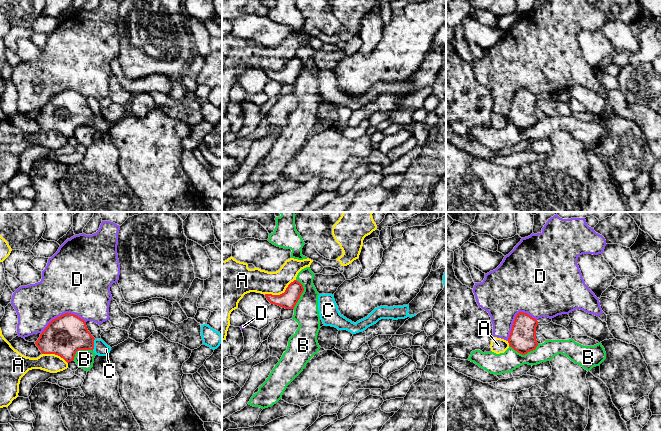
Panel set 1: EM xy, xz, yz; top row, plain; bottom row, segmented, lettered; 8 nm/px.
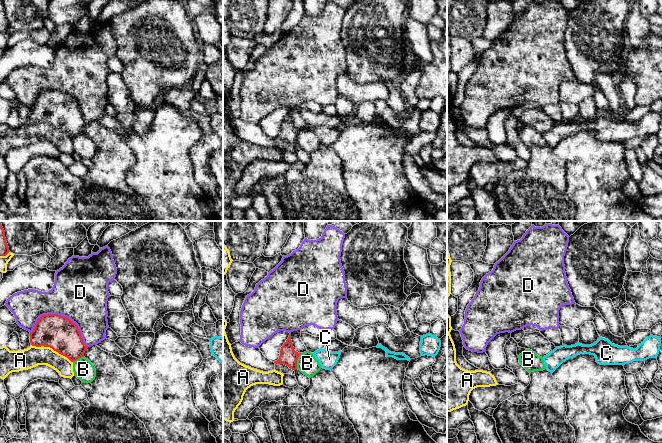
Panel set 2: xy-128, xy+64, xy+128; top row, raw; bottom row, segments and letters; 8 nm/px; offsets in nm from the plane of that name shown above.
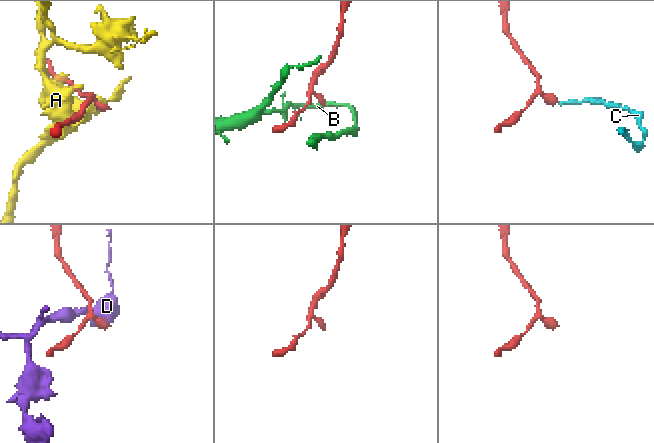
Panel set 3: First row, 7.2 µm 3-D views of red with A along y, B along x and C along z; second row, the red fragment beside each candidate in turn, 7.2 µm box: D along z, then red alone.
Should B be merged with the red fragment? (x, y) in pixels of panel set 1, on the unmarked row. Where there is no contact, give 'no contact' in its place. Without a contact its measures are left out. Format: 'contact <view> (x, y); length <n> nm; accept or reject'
contact yz (524, 130); length 240 nm; reject

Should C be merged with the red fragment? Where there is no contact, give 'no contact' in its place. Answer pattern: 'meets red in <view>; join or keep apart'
meets red in xy; join

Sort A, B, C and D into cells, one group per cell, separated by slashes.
A / B / C / D

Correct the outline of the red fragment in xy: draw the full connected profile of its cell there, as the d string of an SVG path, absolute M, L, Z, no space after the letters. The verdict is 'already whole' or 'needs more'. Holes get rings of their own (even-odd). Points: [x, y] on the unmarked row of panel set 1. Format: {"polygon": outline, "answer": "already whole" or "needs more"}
{"polygon": "M71 89L53 95L35 118L42 130L55 130L67 139L79 126L92 126L96 131L108 132L111 123L102 115L95 115L86 98Z", "answer": "needs more"}

